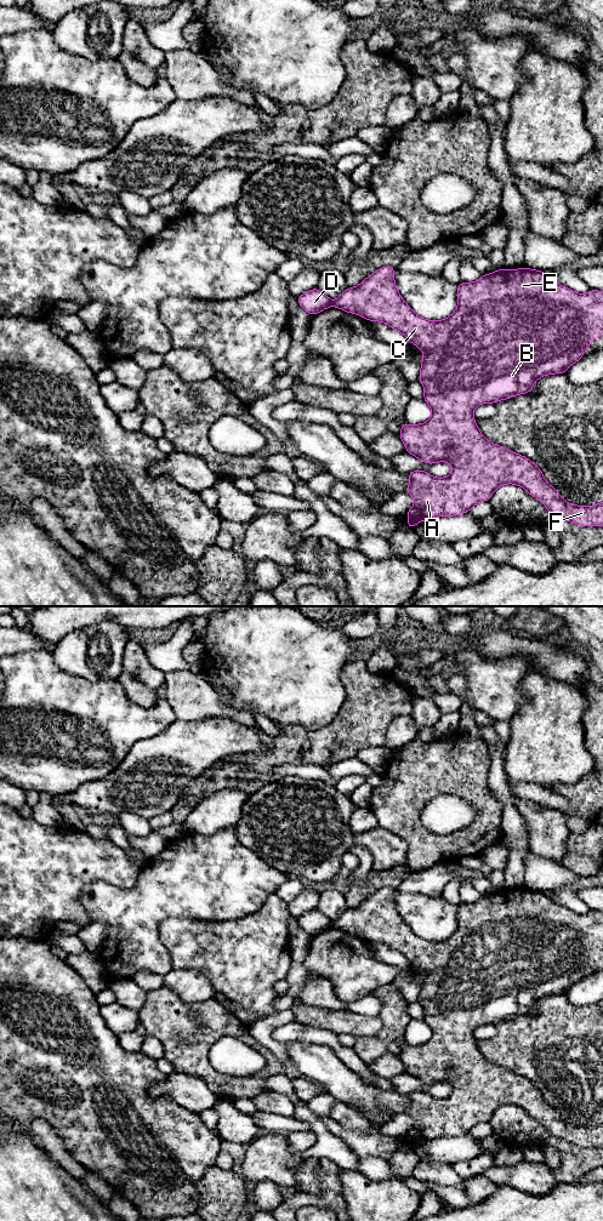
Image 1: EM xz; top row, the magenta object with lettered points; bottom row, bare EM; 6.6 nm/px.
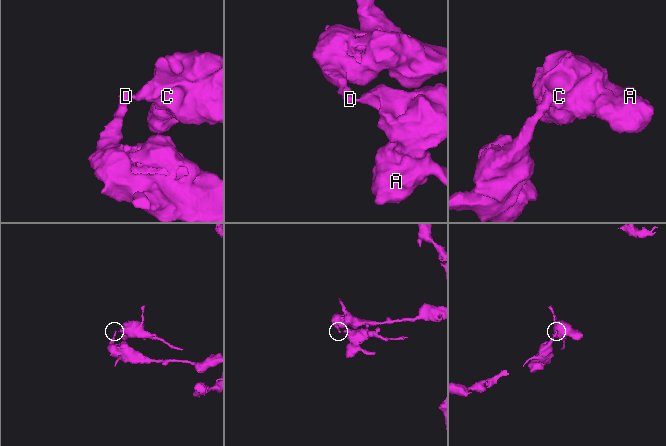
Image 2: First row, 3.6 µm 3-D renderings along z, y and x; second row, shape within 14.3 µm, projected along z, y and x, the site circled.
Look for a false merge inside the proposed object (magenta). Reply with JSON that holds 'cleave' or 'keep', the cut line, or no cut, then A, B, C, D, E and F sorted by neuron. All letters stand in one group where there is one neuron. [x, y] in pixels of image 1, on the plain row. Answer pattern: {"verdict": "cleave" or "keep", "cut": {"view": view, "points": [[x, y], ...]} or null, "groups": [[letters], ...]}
{"verdict": "cleave", "cut": {"view": "xz", "points": [[333, 922], [330, 925]]}, "groups": [["A", "B", "C", "E", "F"], ["D"]]}

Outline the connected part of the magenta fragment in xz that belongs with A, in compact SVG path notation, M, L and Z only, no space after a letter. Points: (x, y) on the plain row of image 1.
M381 888L358 907L346 909L331 926L369 942L385 943L402 953L411 965L423 972L419 1002L425 1010L422 1020L432 1029L432 1037L421 1045L402 1044L398 1056L408 1074L428 1085L448 1083L453 1086L453 1092L445 1099L436 1099L420 1090L408 1095L410 1105L405 1113L414 1119L414 1128L405 1134L409 1139L405 1146L414 1149L417 1143L427 1140L468 1134L478 1123L490 1122L499 1107L514 1105L524 1108L530 1117L540 1120L550 1134L561 1140L584 1148L603 1147L603 1123L593 1126L568 1124L528 1078L487 1061L473 1038L473 1031L478 1026L495 1025L529 1014L540 998L565 994L570 986L580 981L591 963L603 952L603 912L590 911L581 915L558 905L541 891L524 888L497 890L477 902L459 905L457 929L450 937L444 941L426 941L417 936L399 915L394 903L396 891L392 888Z

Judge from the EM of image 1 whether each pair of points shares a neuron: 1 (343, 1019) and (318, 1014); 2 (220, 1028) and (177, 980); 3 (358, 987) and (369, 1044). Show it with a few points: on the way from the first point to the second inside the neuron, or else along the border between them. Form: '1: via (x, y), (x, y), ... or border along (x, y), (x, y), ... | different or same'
1: via (337, 1019), (324, 1019) | same
2: border along (170, 988), (188, 1002), (215, 999), (223, 1006) | different
3: border along (392, 982), (380, 985), (369, 993) | different

